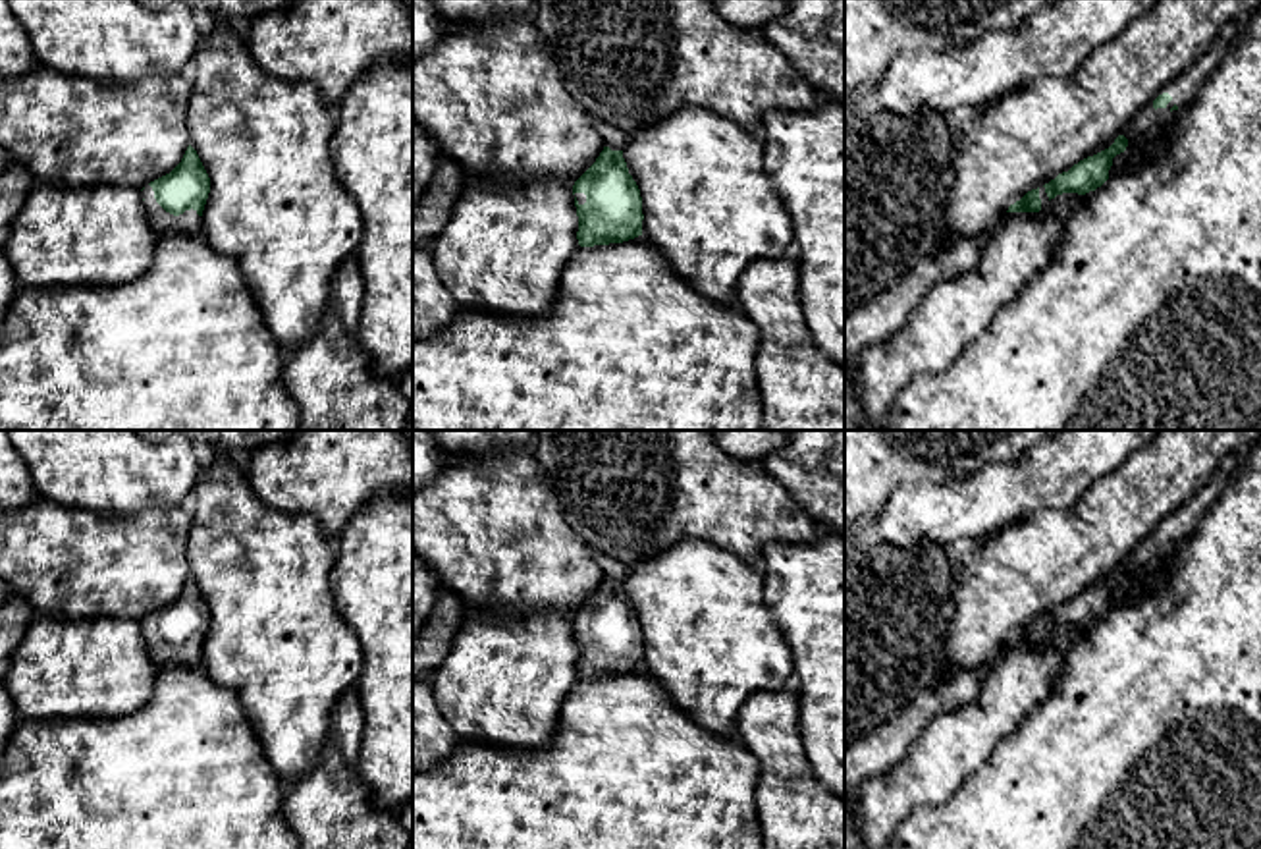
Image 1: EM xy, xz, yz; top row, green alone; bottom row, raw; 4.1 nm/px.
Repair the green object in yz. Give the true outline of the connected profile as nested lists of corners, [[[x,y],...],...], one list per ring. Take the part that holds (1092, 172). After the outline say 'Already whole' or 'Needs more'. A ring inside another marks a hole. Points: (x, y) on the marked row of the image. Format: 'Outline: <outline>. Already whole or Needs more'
Outline: [[[1118,135],[1109,149],[1080,160],[1068,172],[1059,174],[1049,183],[1028,191],[1020,201],[1010,205],[1006,212],[1039,212],[1057,195],[1086,195],[1089,191],[1095,191],[1109,179],[1113,158],[1124,152],[1126,147],[1128,139],[1124,135]]]. Needs more

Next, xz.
Outline: [[[604,122],[594,125],[604,139],[604,151],[573,185],[580,247],[634,239],[642,235],[644,220],[640,189],[623,158],[629,135]]]. Needs more

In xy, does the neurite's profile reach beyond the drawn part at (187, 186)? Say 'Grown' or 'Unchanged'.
Grown

